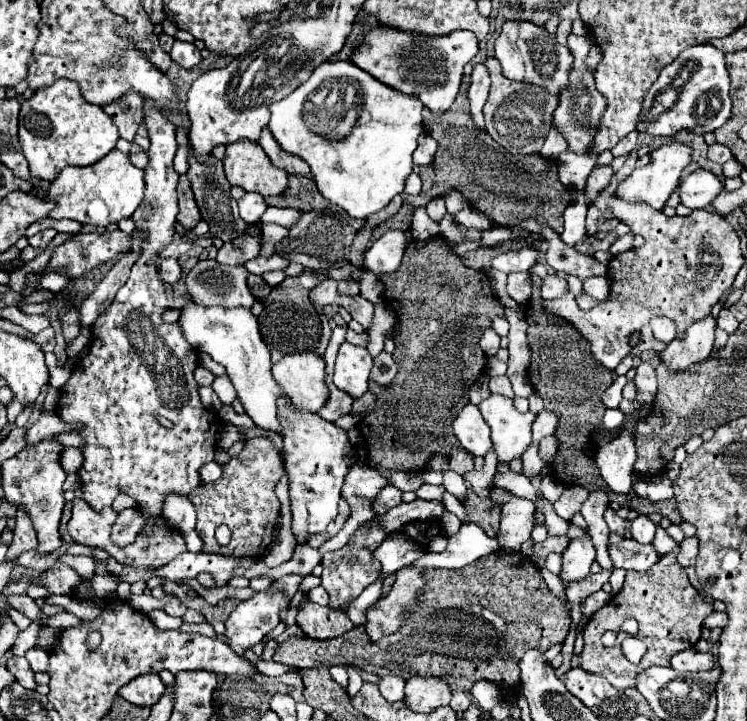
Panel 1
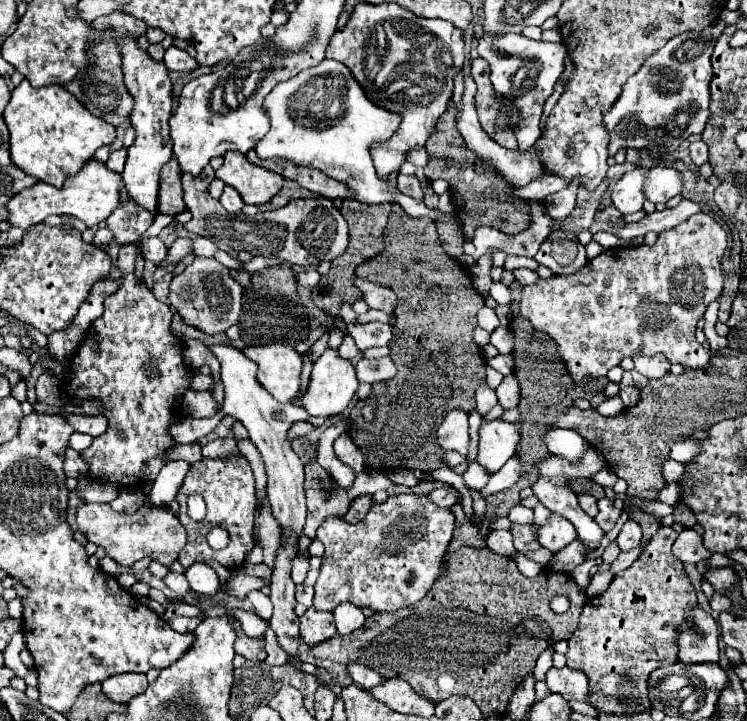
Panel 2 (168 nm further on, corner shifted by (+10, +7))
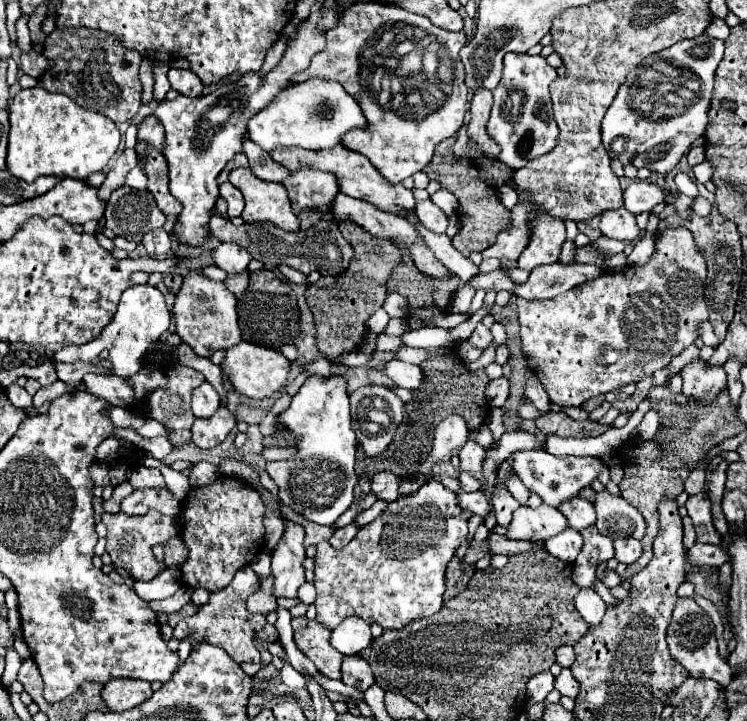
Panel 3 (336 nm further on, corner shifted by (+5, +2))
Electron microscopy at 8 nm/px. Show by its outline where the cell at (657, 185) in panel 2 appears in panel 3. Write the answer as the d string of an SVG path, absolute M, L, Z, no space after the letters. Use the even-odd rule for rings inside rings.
M633 181L625 191L623 191L623 207L631 215L639 215L645 211L651 211L655 205L665 201L665 189L661 189L655 183L649 181Z

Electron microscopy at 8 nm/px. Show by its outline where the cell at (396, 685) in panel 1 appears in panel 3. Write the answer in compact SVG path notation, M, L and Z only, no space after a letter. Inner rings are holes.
M349 655L349 657L343 657L343 665L341 665L341 673L343 673L343 683L345 685L351 685L359 691L365 691L369 689L373 683L375 683L375 677L369 669L369 663L359 657L359 655Z

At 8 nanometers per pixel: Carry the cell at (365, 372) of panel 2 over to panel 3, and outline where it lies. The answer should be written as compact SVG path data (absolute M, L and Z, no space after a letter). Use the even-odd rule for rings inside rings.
M399 359L389 361L383 371L387 377L391 377L395 381L395 385L407 387L407 389L419 389L425 379L419 365L411 365L411 363L405 363Z

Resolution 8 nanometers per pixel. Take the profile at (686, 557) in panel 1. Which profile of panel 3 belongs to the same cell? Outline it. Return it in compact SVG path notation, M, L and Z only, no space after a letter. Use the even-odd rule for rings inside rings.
M695 543L693 549L689 549L689 561L691 565L705 565L705 567L721 567L727 563L727 551L719 545L709 543Z

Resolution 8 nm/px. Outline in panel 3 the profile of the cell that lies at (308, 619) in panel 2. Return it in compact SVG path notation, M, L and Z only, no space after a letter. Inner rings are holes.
M297 617L291 621L291 627L293 627L293 637L295 637L295 645L315 663L315 667L319 669L319 673L323 673L325 677L329 679L341 679L341 661L343 661L343 655L333 649L329 645L329 635L331 631L323 625L319 625L317 621L309 621L307 617Z

